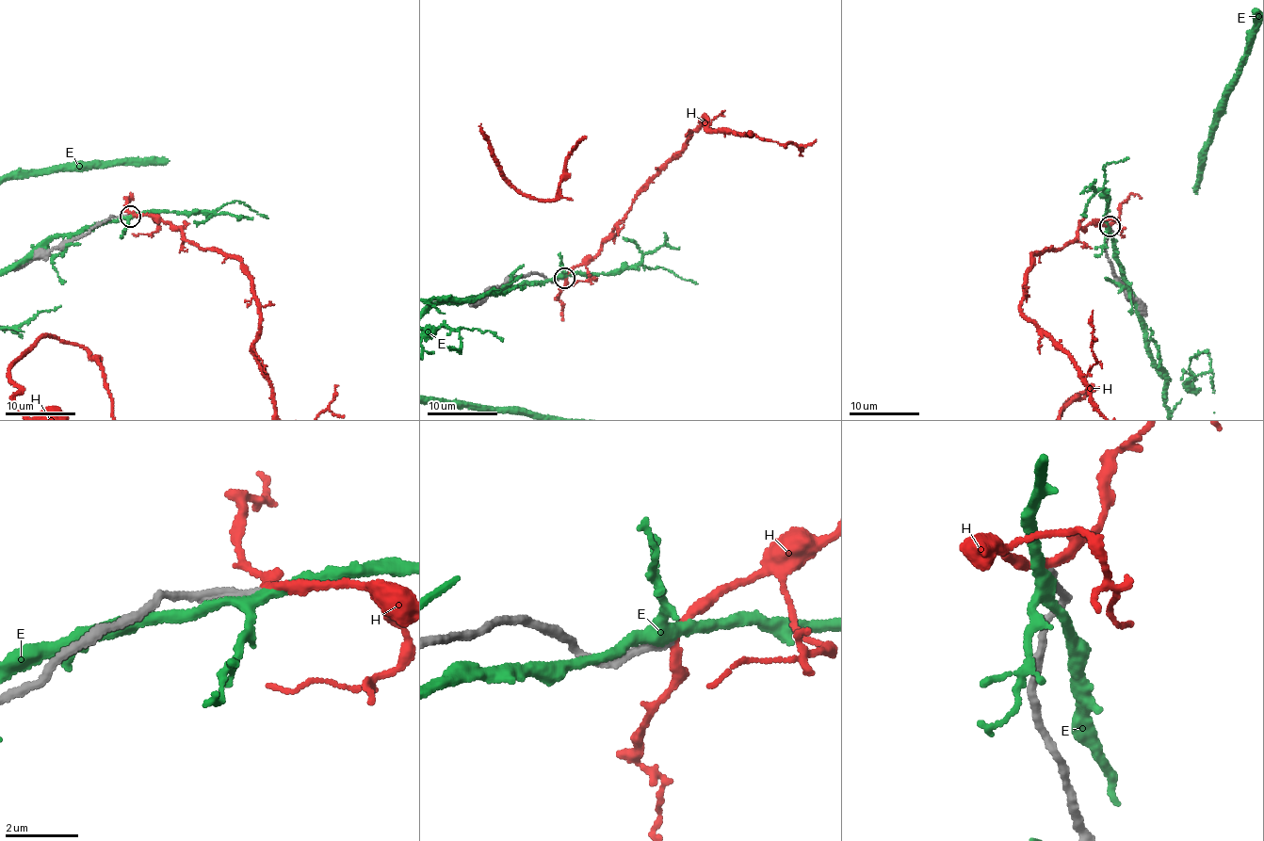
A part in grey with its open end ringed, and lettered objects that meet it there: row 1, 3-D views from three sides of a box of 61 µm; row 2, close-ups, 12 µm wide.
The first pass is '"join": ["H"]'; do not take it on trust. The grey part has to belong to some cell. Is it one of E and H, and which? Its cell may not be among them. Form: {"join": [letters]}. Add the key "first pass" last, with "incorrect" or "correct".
{"join": [], "first pass": "incorrect"}

